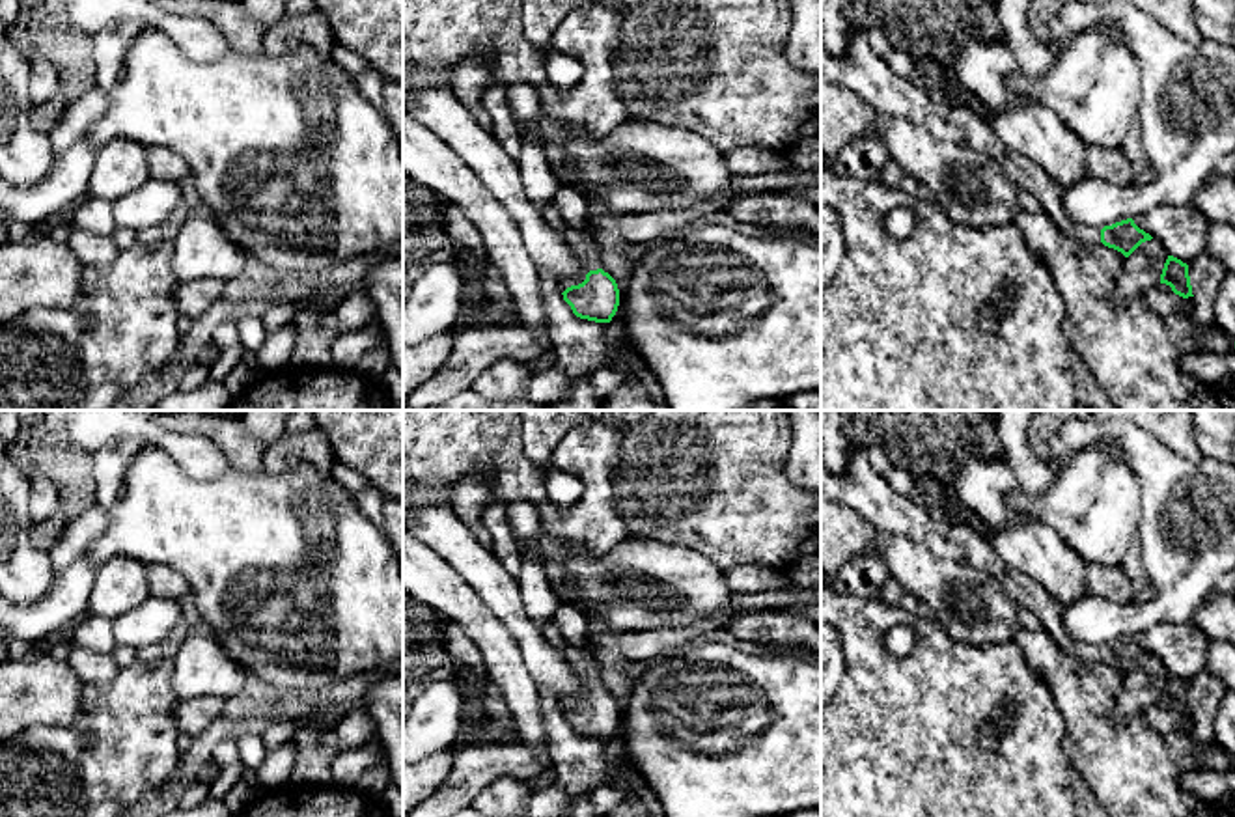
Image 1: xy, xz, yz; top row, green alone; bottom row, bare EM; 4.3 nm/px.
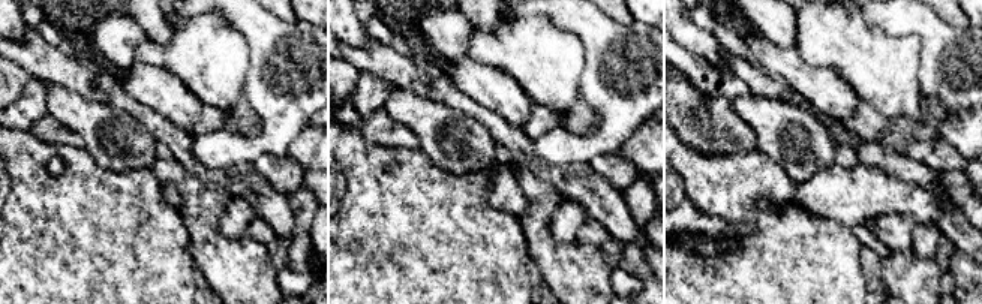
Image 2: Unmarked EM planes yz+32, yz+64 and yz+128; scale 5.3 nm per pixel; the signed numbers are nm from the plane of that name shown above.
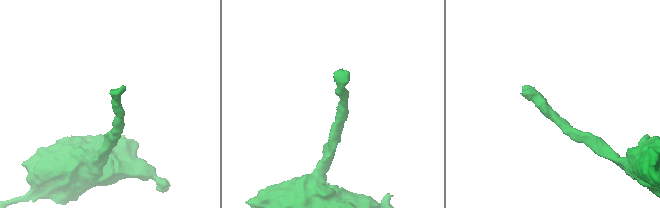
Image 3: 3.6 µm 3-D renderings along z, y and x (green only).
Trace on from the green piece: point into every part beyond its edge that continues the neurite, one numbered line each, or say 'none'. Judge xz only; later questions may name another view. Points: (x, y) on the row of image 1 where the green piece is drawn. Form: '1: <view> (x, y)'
1: xz (582, 245)

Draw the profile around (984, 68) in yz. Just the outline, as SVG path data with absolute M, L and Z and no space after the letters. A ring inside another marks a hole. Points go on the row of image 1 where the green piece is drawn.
M974 39L955 54L951 75L991 112L998 112L1024 97L1007 88L1007 80L1022 69L1004 43Z

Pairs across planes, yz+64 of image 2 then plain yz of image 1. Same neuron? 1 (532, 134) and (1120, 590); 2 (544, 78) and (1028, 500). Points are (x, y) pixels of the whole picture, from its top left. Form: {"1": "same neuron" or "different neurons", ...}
{"1": "same neuron", "2": "same neuron"}

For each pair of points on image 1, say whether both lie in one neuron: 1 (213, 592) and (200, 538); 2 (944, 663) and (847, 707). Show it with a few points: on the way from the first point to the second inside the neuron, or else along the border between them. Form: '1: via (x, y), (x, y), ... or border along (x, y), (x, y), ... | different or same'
1: via (213, 579), (213, 551) | same
2: via (920, 687), (900, 707), (872, 707) | same

